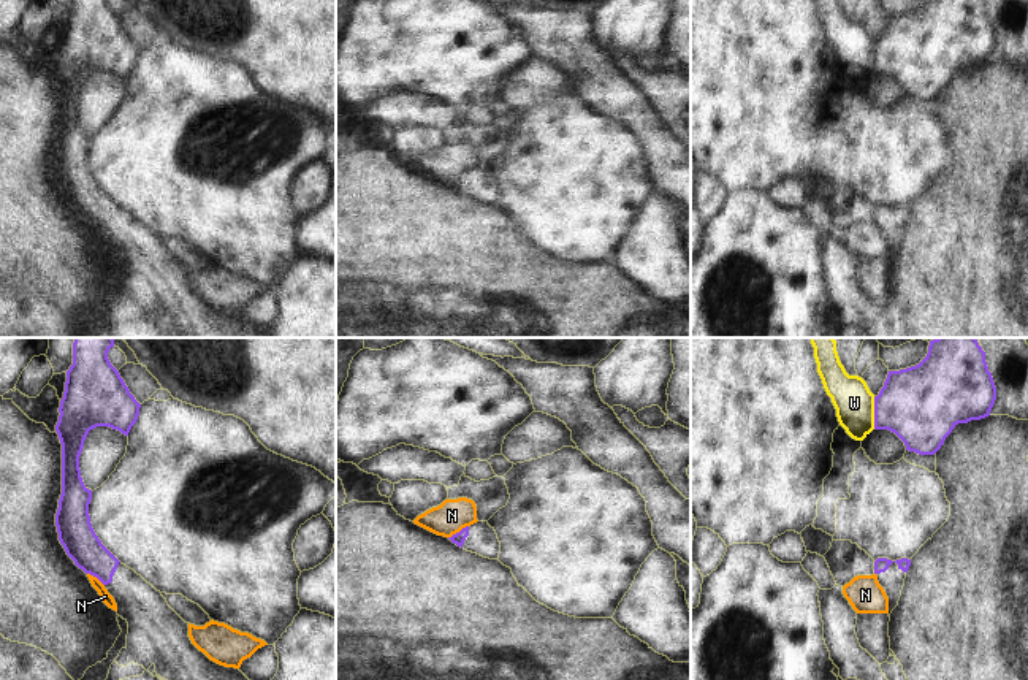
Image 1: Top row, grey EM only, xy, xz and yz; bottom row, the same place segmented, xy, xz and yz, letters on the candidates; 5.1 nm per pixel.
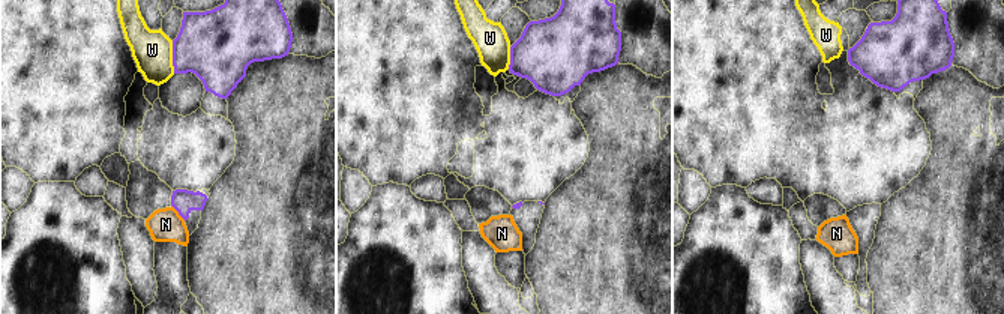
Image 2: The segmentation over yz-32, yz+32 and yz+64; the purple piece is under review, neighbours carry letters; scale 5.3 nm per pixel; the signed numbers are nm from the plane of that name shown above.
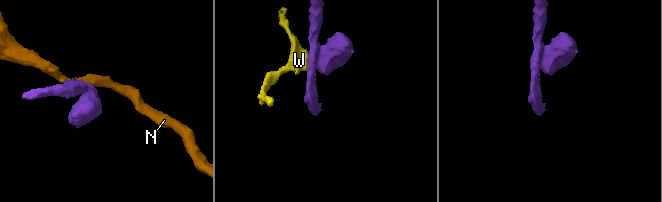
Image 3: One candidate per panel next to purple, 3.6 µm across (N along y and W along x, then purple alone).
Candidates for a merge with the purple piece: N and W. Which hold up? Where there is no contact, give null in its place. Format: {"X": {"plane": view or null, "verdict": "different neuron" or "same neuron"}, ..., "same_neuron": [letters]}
{"N": {"plane": "xz", "verdict": "different neuron"}, "W": {"plane": "yz", "verdict": "different neuron"}, "same_neuron": []}

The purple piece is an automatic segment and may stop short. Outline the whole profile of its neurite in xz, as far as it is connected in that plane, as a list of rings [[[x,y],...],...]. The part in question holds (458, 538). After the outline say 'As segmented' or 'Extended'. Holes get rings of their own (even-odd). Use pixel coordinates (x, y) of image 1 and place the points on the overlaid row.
[[[477,521],[466,526],[448,539],[458,547],[483,558],[497,560],[501,553],[501,542],[488,521]]]. Extended

